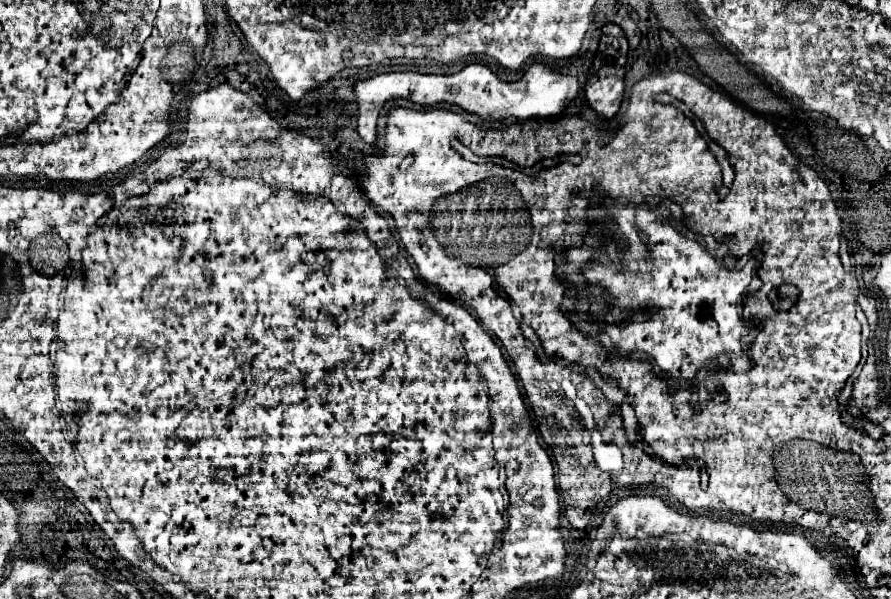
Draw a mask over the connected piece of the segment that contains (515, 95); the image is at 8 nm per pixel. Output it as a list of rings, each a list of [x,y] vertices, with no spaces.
[[[469,64],[463,70],[449,74],[449,76],[419,74],[419,72],[387,72],[387,74],[377,74],[373,78],[359,80],[353,84],[353,92],[357,98],[355,100],[357,102],[357,132],[371,146],[375,144],[377,114],[381,106],[385,104],[385,100],[391,100],[391,98],[411,98],[413,102],[421,106],[429,106],[437,102],[451,102],[491,120],[501,120],[509,116],[515,116],[519,120],[529,120],[529,118],[559,116],[565,110],[565,106],[575,98],[577,90],[579,86],[577,86],[575,76],[557,74],[543,64],[533,64],[519,82],[511,82],[511,84],[497,78],[487,66],[481,66],[481,64]]]

